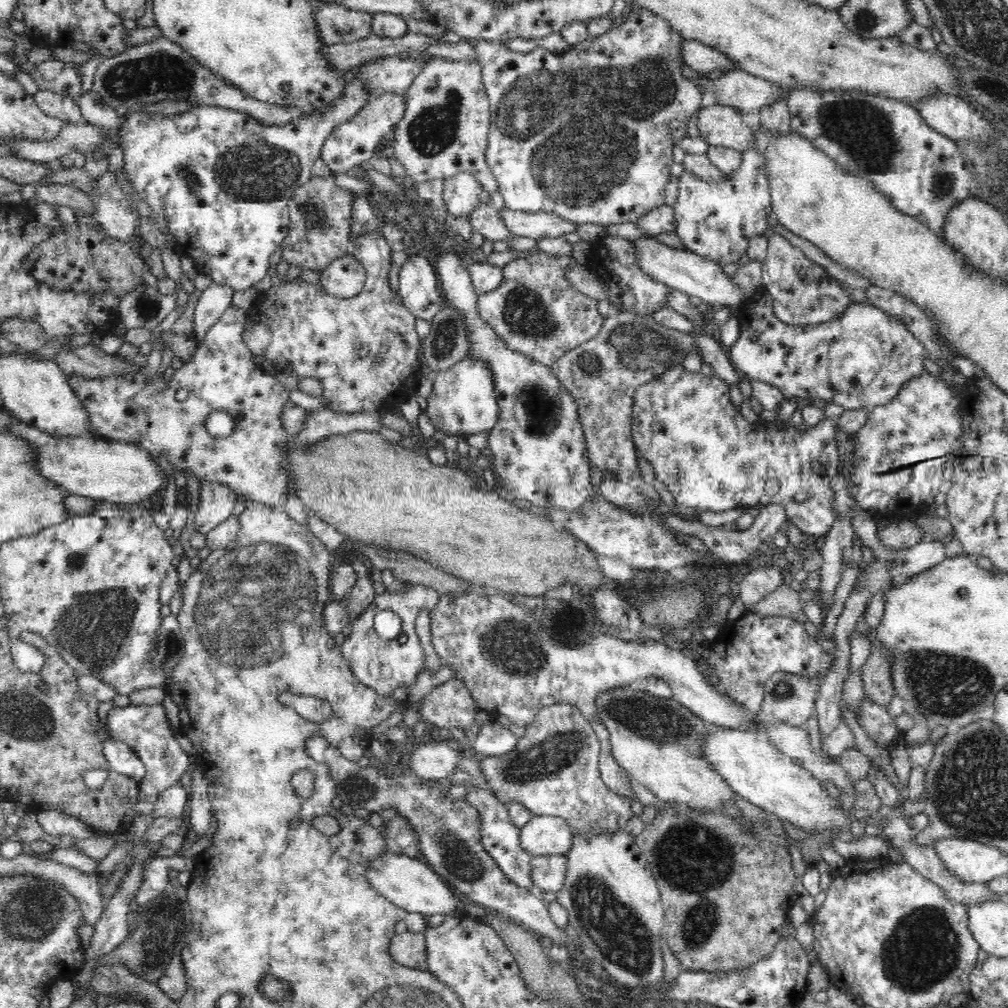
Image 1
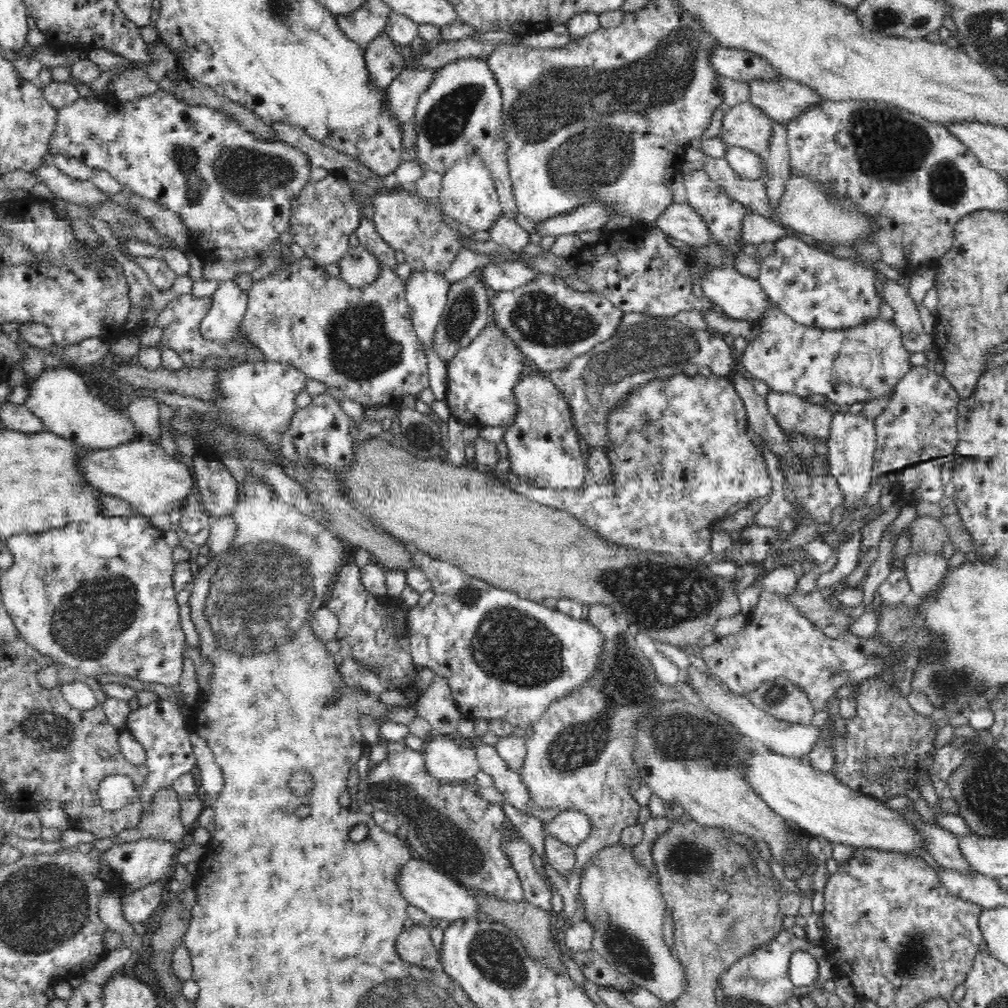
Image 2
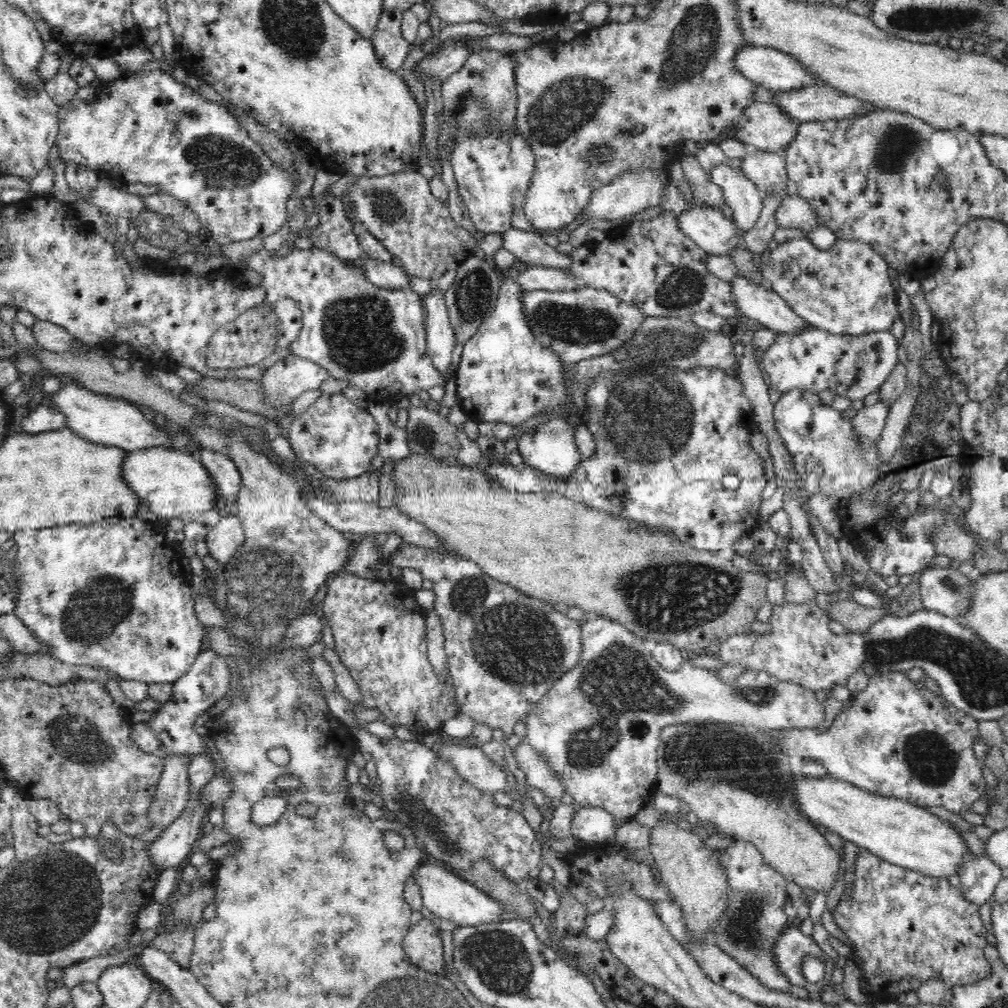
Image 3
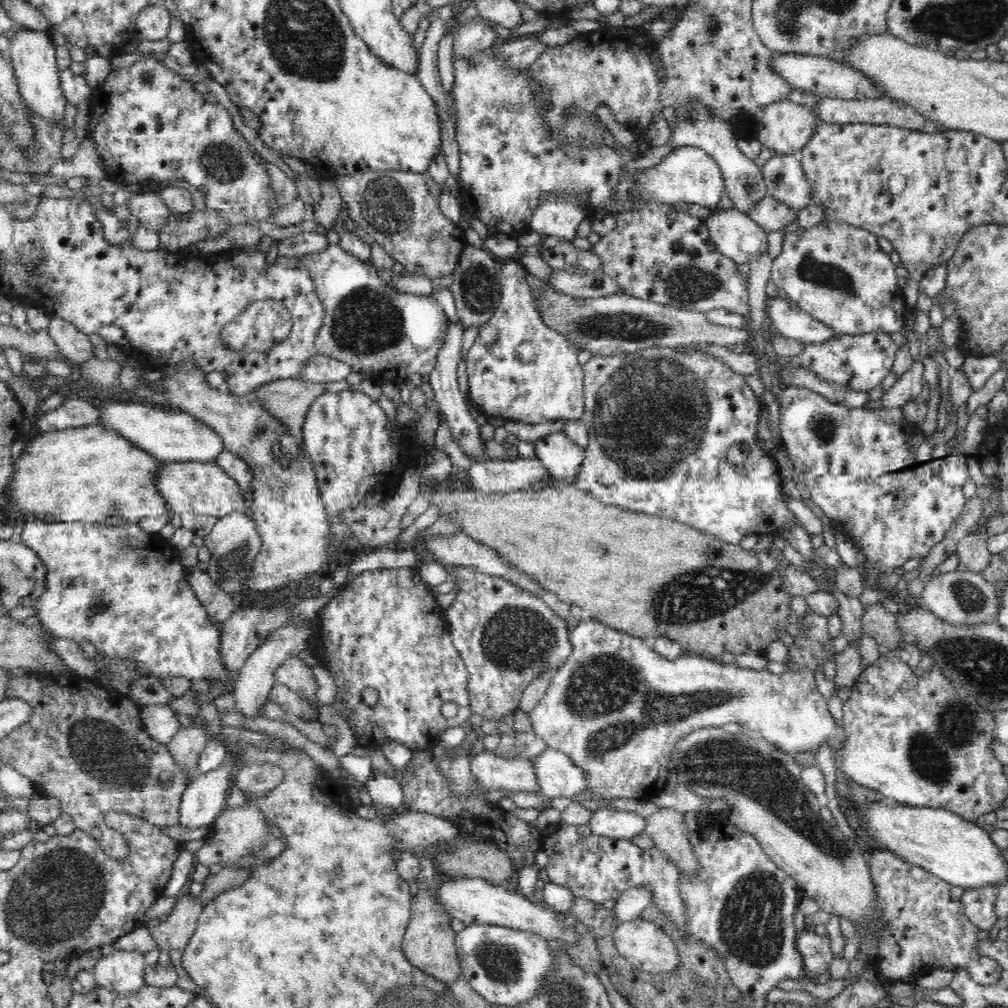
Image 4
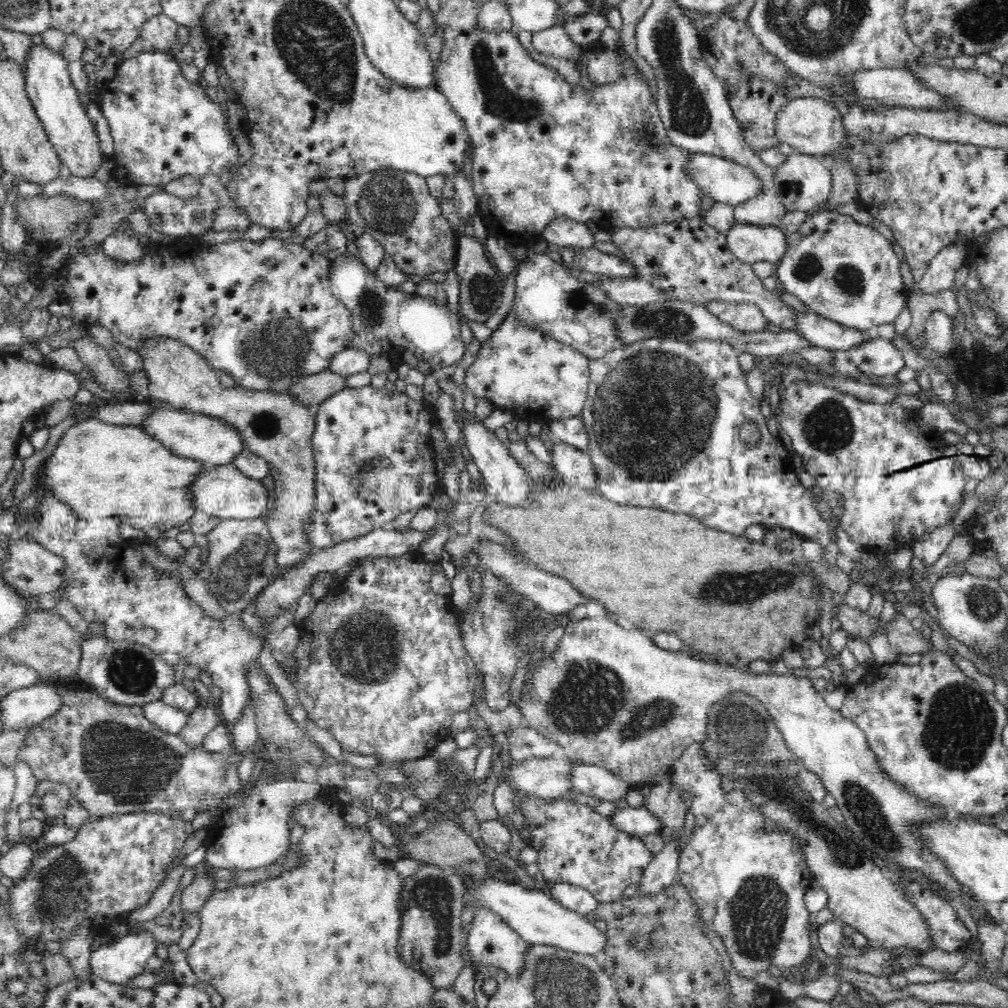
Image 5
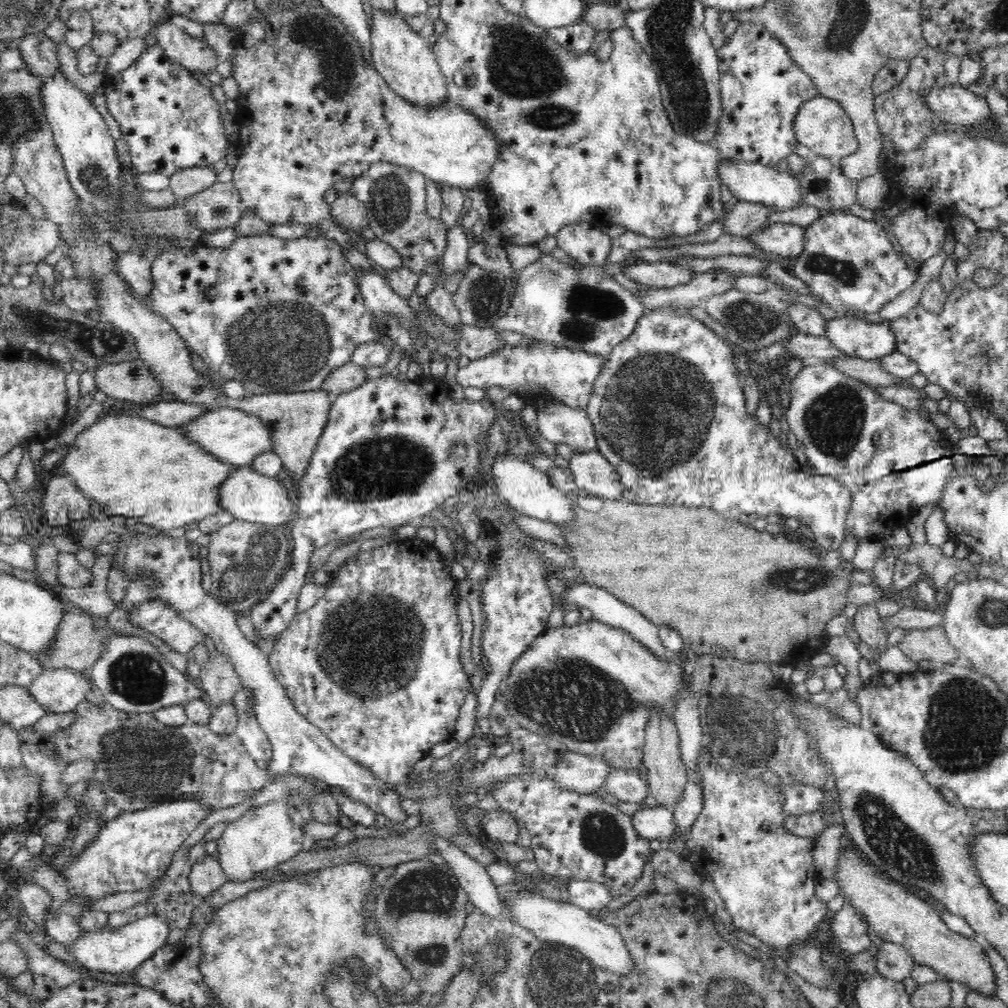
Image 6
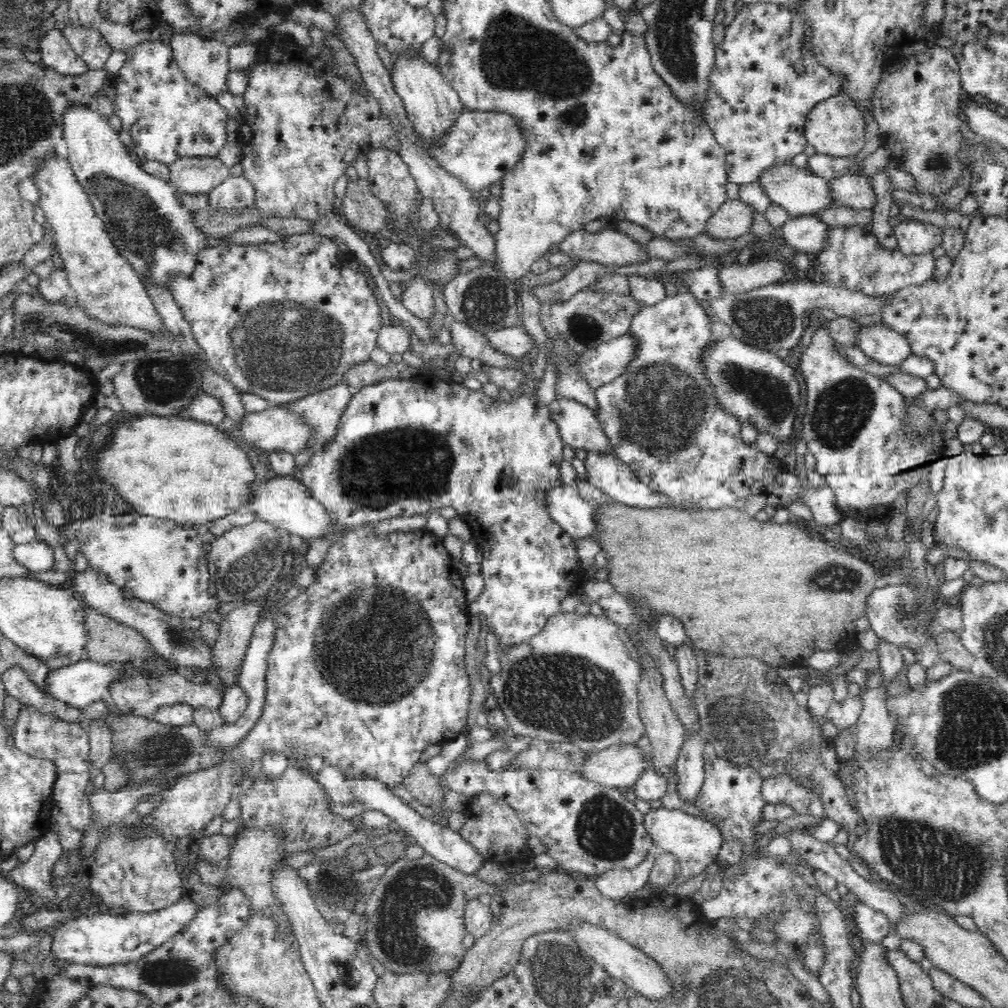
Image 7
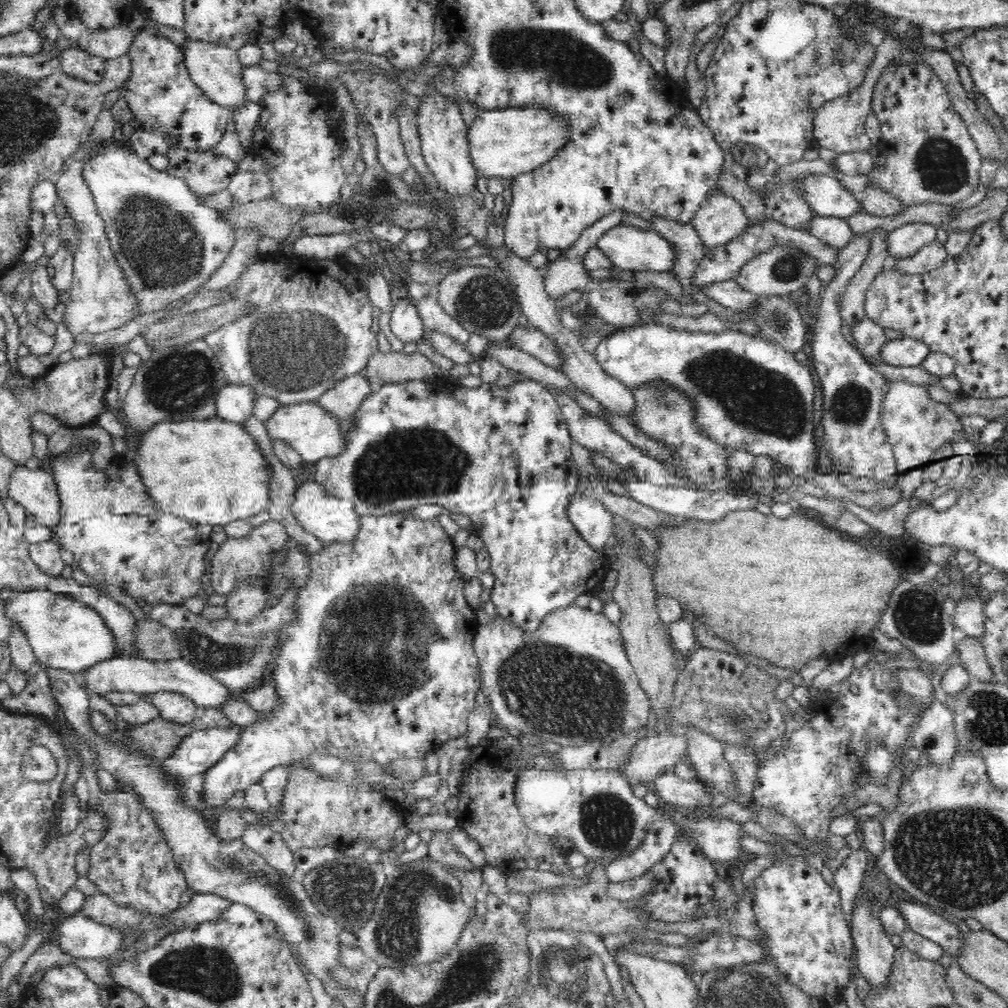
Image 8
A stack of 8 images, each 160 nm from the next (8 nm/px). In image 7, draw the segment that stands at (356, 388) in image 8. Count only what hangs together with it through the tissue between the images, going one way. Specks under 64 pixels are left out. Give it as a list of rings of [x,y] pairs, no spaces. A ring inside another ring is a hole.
[[[338,382],[330,388],[326,388],[326,390],[314,392],[314,394],[302,396],[302,398],[298,398],[298,400],[292,400],[292,402],[286,402],[286,404],[276,404],[275,406],[298,414],[298,417],[302,417],[302,419],[306,421],[306,424],[310,425],[312,438],[306,442],[306,448],[312,446],[317,449],[336,434],[336,428],[338,428],[342,410],[348,406],[348,402],[350,402],[353,393],[346,383]]]

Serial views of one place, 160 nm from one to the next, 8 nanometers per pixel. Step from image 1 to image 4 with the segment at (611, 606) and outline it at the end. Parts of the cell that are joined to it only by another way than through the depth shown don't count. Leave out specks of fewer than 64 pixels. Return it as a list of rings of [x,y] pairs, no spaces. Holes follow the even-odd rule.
[[[584,617],[579,622],[573,623],[571,628],[571,644],[573,650],[571,655],[566,659],[566,662],[554,672],[550,678],[549,686],[545,692],[544,697],[538,702],[534,710],[529,713],[533,732],[536,736],[544,740],[544,744],[550,748],[559,750],[568,755],[572,759],[572,764],[584,771],[586,775],[586,788],[582,792],[588,792],[592,795],[592,800],[601,802],[601,806],[610,806],[612,800],[646,800],[650,801],[654,796],[665,792],[667,782],[666,774],[668,774],[668,762],[672,760],[670,752],[674,748],[674,742],[690,732],[694,732],[699,728],[706,728],[710,726],[723,727],[727,724],[734,724],[742,727],[742,730],[748,730],[751,734],[759,734],[766,740],[767,743],[777,745],[784,752],[816,752],[826,740],[833,742],[832,748],[838,750],[842,746],[842,742],[846,740],[843,727],[836,725],[832,714],[828,710],[828,700],[822,697],[822,694],[816,687],[816,681],[810,669],[803,671],[784,671],[783,673],[774,674],[766,669],[752,670],[749,668],[740,668],[734,663],[724,665],[718,659],[704,659],[700,656],[693,656],[689,654],[682,654],[676,660],[670,661],[660,656],[655,650],[646,648],[644,640],[629,636],[624,632],[618,631],[614,628],[609,628],[599,620]]]

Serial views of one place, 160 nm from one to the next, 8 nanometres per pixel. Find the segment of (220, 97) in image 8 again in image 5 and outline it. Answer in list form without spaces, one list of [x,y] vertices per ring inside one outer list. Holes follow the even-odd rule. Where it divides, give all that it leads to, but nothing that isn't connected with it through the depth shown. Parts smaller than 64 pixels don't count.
[[[163,12],[148,18],[142,24],[139,37],[147,47],[164,53],[180,52],[182,44],[176,40],[179,24],[168,18]]]

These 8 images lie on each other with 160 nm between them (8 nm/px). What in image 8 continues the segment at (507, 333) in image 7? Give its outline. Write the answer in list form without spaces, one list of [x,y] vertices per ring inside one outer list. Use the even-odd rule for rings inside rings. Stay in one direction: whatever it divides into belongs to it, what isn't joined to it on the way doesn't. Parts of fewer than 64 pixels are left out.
[[[516,326],[508,334],[507,339],[512,347],[528,352],[547,366],[558,367],[561,364],[561,358],[558,357],[560,353],[556,345],[550,341],[550,337],[536,327]]]

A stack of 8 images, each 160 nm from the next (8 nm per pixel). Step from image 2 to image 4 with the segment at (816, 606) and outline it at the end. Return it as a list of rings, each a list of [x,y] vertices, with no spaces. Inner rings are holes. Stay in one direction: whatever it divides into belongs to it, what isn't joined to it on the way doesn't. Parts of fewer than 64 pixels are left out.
[[[880,603],[865,605],[861,628],[866,635],[875,639],[878,646],[885,649],[894,650],[903,640],[897,628],[896,615],[890,614]]]

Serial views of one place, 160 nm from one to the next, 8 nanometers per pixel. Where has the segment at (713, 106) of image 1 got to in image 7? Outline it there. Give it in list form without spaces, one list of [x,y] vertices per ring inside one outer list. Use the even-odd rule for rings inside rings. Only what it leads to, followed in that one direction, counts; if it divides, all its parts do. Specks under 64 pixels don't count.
[[[836,94],[827,100],[818,102],[807,115],[805,123],[806,141],[819,154],[836,158],[855,156],[865,145],[865,118],[857,108],[856,102],[846,94]]]

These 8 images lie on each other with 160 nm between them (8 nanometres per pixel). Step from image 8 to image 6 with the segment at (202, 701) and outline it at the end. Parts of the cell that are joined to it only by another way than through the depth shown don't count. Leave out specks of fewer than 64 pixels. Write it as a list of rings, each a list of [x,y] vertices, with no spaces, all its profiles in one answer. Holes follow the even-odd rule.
[[[46,669],[40,673],[26,690],[47,713],[66,713],[74,711],[79,703],[86,701],[92,686],[90,680],[72,669]]]

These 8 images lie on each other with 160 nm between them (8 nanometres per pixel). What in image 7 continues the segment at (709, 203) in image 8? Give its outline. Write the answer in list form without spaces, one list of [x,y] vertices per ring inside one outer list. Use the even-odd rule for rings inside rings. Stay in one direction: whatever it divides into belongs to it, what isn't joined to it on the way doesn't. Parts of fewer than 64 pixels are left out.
[[[727,199],[710,218],[707,231],[714,238],[738,238],[751,233],[756,210],[751,205],[740,200]]]

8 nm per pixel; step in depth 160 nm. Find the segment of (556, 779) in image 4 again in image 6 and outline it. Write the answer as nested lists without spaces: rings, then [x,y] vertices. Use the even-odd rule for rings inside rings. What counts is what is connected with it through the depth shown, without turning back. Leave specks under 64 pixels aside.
[[[612,768],[608,770],[599,793],[609,793],[621,801],[641,803],[649,795],[649,790],[637,771]]]

